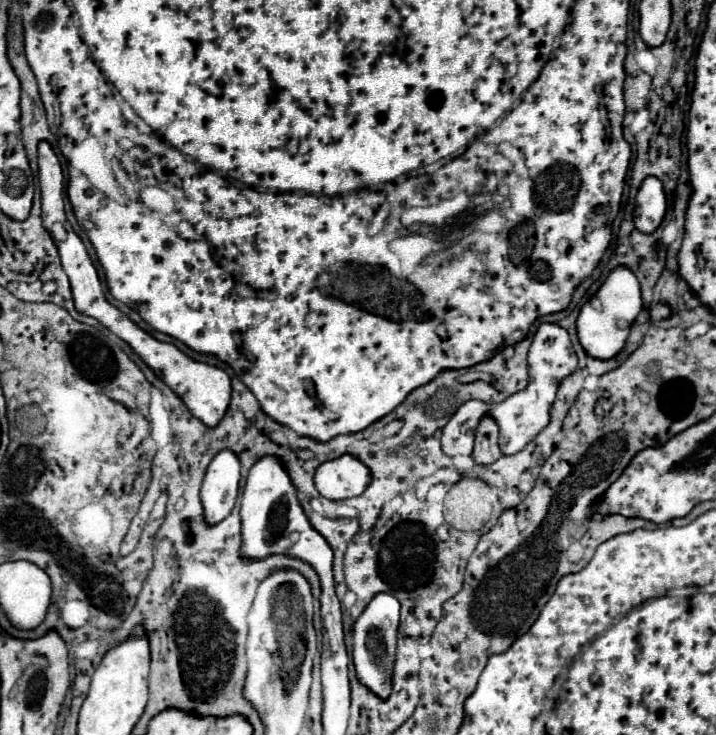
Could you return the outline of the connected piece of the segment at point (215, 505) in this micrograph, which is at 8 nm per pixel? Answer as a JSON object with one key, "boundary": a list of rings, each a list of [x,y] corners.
{"boundary":[[[221,450],[209,464],[201,492],[205,522],[219,524],[235,506],[239,494],[239,460],[231,450]]]}

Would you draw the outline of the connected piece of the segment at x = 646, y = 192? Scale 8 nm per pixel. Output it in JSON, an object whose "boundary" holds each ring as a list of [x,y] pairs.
{"boundary":[[[645,178],[637,194],[637,216],[635,226],[643,234],[653,234],[665,216],[665,192],[657,178]]]}

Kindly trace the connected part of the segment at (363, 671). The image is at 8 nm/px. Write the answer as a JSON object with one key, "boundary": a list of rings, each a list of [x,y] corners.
{"boundary":[[[377,594],[359,620],[353,626],[353,666],[359,682],[367,686],[375,696],[389,698],[391,694],[391,670],[395,664],[397,646],[397,626],[399,626],[399,602],[391,594]]]}

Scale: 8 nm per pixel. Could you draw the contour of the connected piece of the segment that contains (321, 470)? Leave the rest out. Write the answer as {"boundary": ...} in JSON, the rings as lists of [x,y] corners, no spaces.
{"boundary":[[[349,454],[321,464],[315,472],[315,486],[319,494],[329,500],[359,496],[367,488],[369,480],[369,468]]]}

